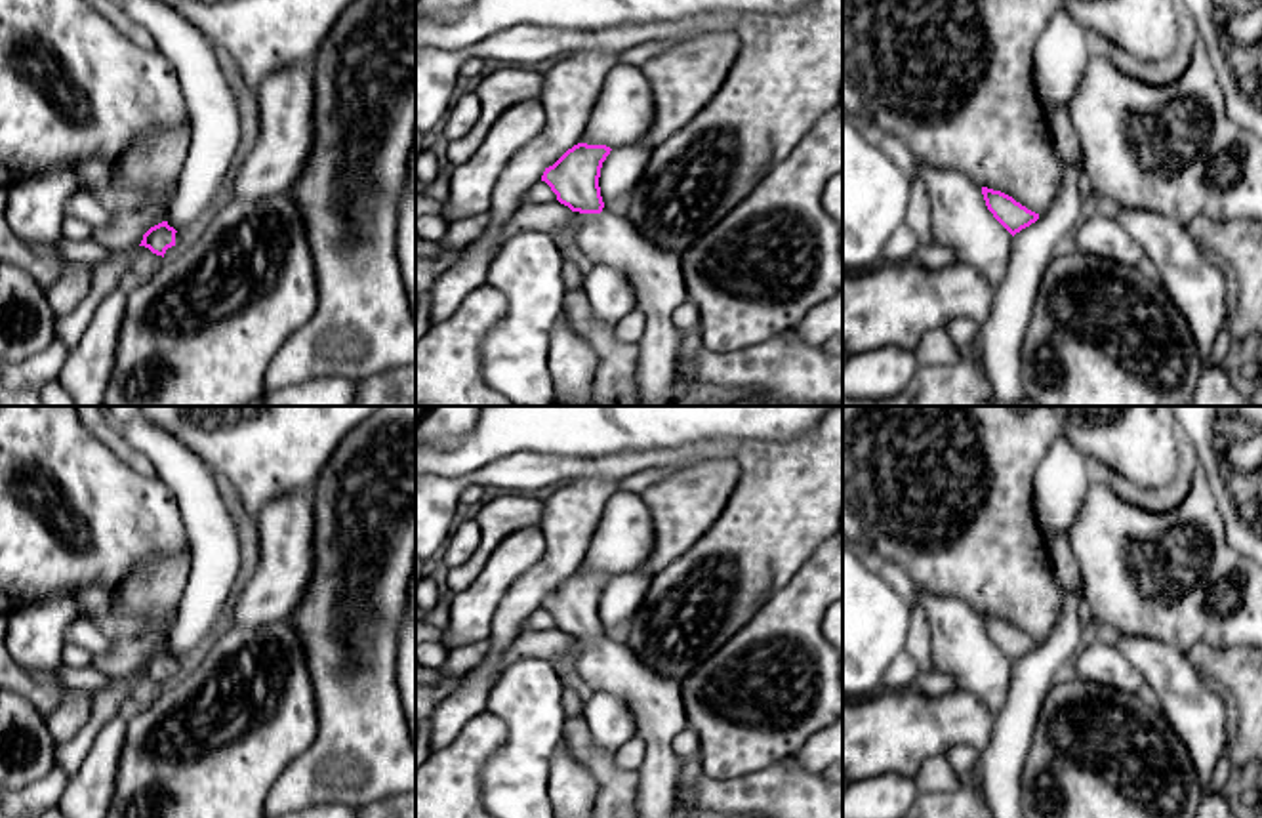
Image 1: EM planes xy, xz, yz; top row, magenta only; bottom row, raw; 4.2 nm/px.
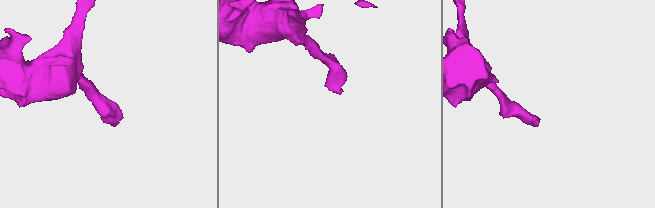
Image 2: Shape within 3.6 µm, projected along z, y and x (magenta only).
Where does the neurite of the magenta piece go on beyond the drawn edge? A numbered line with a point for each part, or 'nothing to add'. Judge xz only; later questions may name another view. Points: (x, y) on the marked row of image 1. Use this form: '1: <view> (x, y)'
1: xz (599, 239)

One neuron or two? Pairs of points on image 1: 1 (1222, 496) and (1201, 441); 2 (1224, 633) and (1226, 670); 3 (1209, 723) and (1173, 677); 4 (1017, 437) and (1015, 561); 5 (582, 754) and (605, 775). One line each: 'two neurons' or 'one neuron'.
1: one neuron
2: two neurons
3: one neuron
4: one neuron
5: one neuron

